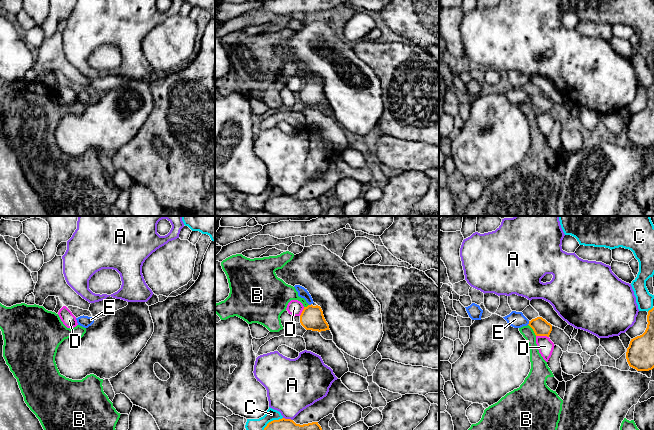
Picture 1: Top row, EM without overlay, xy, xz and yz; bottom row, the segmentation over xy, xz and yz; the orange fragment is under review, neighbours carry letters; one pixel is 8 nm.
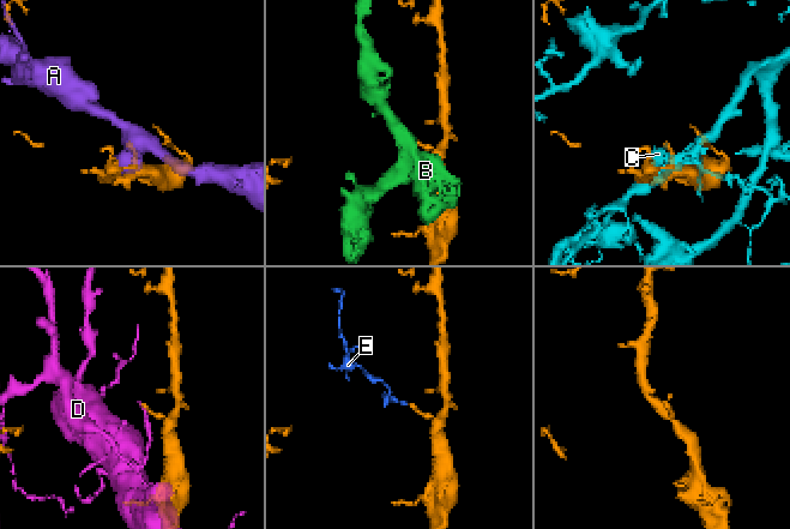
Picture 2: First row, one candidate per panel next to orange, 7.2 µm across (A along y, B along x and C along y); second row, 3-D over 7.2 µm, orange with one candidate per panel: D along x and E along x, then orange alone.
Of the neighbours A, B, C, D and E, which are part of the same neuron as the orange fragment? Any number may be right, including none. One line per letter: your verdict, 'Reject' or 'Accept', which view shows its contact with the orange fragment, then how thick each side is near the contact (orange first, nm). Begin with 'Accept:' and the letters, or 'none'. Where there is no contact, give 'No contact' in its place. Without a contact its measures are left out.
Accept: E
A: Reject. Touches orange in xz. Thickness 100 nm (orange) against 400 nm
B: Reject. Touches orange in yz. Thickness 140 nm (orange) against 100 nm
C: Reject. Touches orange in xz. Thickness 100 nm (orange) against 100 nm
D: Reject. Touches orange in yz. Thickness 140 nm (orange) against 130 nm
E: Accept. Touches orange in yz. Thickness 140 nm (orange) against 130 nm

